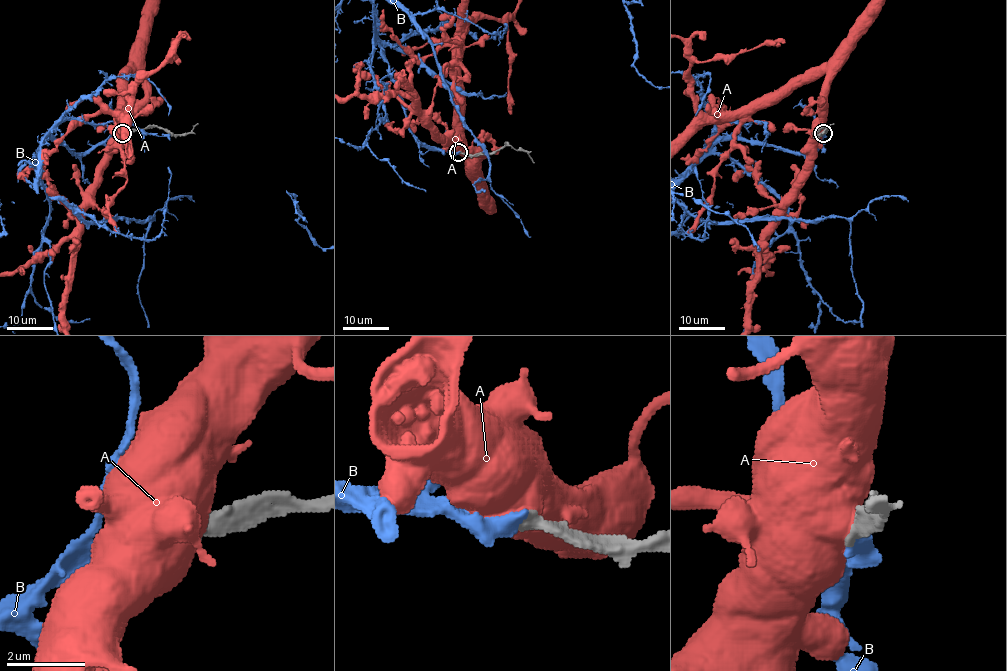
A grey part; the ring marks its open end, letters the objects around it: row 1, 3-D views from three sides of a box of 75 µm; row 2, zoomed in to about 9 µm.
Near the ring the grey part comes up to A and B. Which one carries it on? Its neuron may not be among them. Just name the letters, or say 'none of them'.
B

